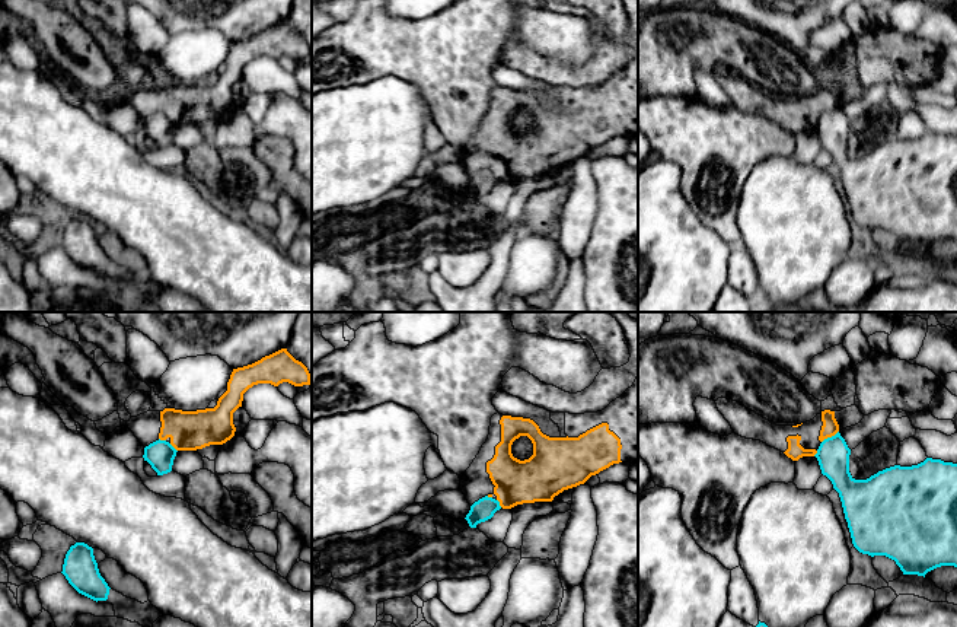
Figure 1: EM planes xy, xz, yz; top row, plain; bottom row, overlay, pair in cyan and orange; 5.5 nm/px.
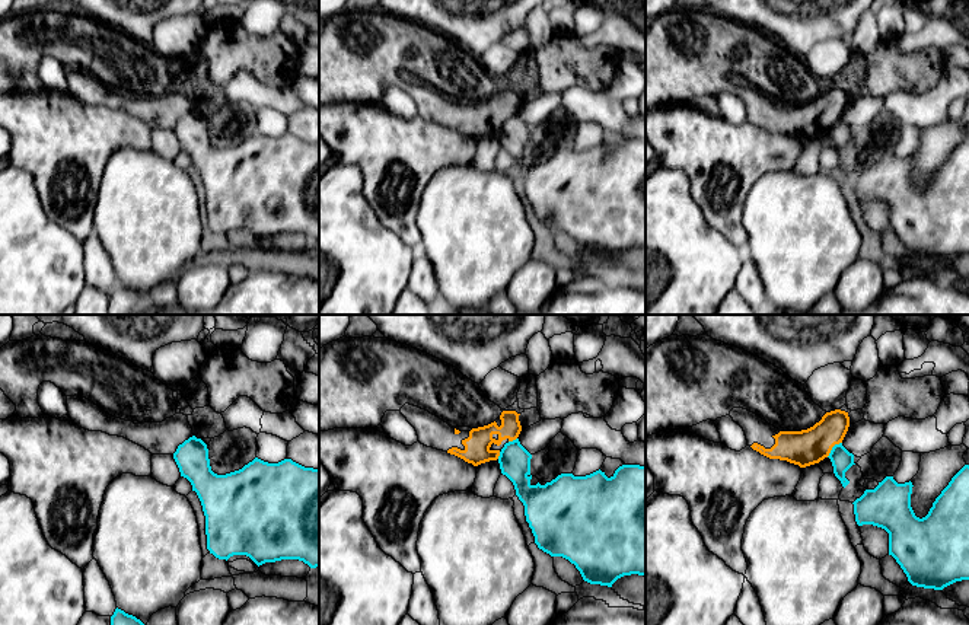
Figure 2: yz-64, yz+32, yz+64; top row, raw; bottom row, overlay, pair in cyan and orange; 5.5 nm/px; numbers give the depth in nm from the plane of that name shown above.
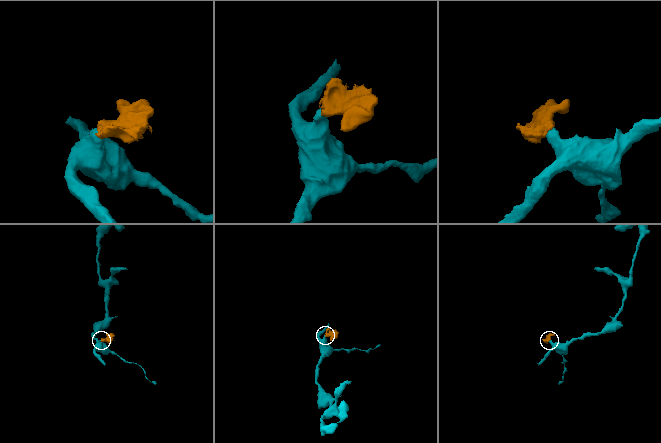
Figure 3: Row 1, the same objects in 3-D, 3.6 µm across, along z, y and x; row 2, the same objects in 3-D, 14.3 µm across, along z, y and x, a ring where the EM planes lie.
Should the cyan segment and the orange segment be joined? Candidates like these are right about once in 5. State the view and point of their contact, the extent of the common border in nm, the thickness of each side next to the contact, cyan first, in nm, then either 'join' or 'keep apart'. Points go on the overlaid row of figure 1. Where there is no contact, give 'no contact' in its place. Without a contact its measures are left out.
yz (829, 438) | 120 nm | 180/90 nm | keep apart

